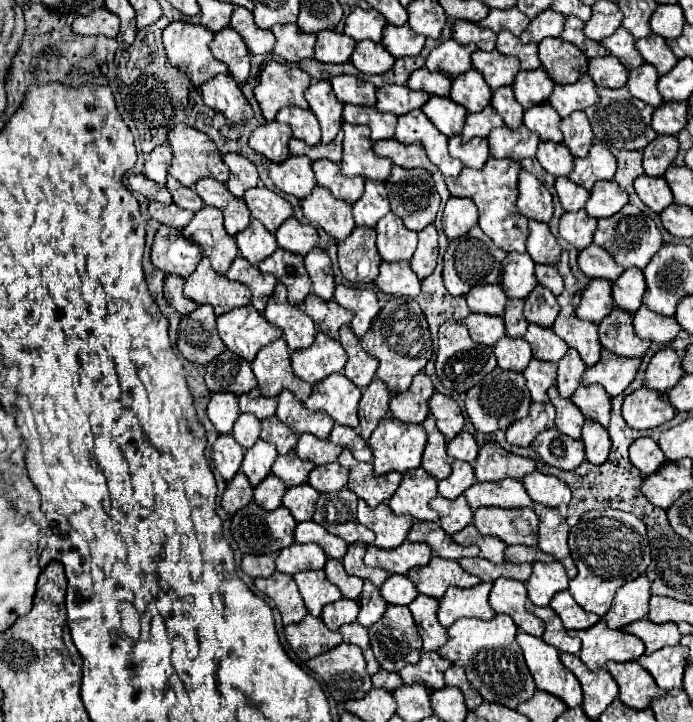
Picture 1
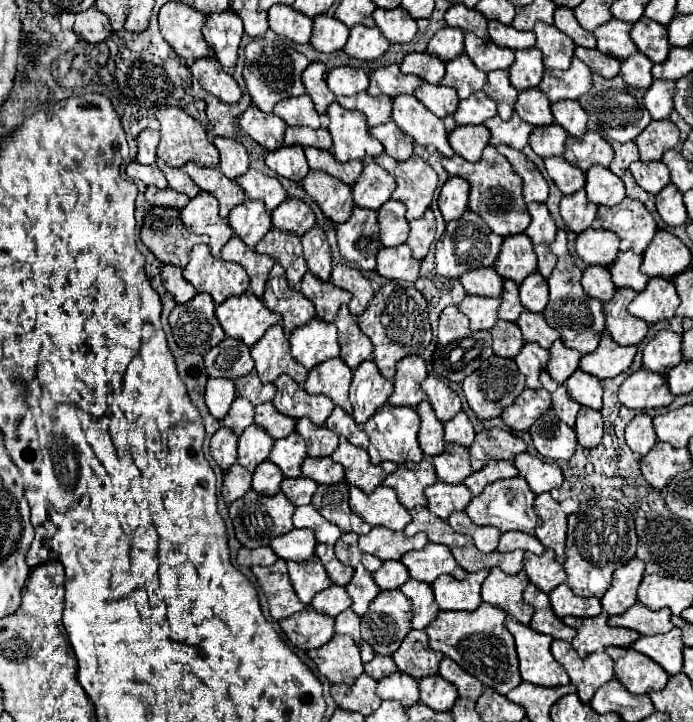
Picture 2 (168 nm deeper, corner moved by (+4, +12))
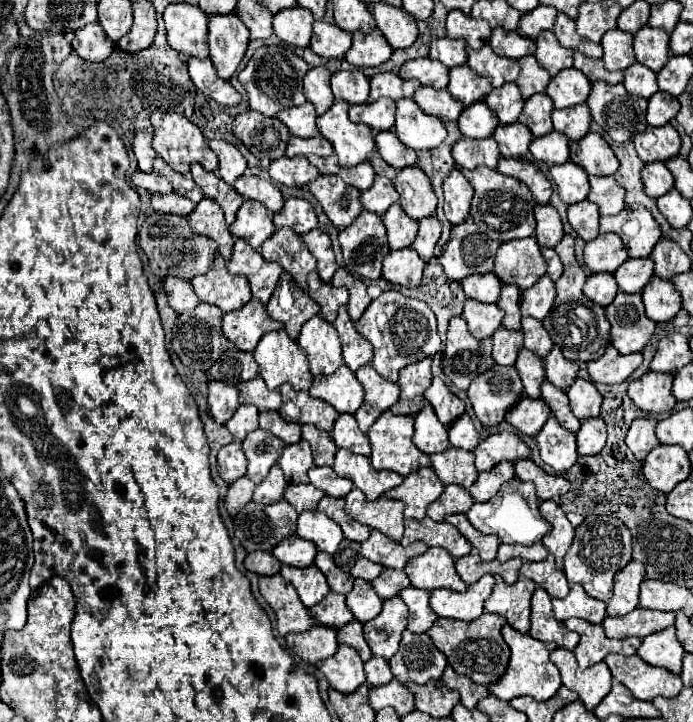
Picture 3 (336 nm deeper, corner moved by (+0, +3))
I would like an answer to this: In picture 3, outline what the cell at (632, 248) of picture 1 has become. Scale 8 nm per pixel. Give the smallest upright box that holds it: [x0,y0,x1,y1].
[601,205,661,257]

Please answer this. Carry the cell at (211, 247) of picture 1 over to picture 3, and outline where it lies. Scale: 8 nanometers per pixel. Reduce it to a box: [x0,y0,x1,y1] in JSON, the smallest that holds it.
[189,197,235,261]

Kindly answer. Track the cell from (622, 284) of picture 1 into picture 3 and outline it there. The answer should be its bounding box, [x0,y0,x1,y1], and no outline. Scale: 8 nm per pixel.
[615,259,653,293]

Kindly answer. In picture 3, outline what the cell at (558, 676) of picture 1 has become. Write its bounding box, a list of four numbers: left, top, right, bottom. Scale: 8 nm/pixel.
[489,625,563,701]

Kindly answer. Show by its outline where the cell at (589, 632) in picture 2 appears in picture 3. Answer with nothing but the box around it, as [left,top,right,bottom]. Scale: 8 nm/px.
[565,619,641,669]

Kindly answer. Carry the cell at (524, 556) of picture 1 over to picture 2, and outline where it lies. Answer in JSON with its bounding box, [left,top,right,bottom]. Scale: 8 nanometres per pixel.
[497,532,543,554]

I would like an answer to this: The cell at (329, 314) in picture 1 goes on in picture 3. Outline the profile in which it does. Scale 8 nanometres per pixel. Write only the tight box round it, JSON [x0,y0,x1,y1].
[307,271,349,323]

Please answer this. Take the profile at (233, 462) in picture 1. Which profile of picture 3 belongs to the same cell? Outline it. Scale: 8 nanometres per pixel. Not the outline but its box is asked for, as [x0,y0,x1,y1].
[217,441,247,483]

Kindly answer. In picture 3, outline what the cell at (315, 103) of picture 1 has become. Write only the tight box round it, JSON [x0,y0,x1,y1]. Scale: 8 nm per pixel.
[303,65,335,115]

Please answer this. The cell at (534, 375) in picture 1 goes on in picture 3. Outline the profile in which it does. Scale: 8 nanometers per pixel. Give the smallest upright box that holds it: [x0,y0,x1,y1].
[515,349,545,399]

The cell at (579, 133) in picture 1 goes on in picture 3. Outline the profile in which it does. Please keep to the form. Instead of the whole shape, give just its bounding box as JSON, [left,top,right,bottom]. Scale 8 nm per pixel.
[551,105,591,141]

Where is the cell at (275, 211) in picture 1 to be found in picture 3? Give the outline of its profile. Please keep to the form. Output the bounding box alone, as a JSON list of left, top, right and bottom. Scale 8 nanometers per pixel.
[233,175,285,213]

